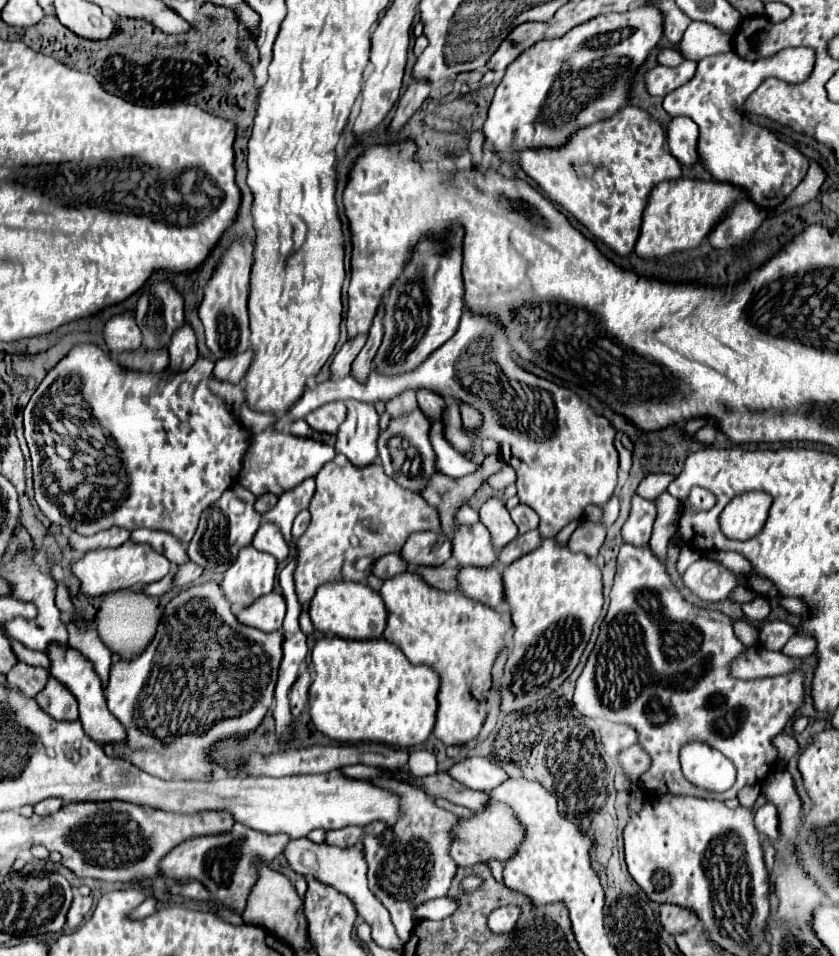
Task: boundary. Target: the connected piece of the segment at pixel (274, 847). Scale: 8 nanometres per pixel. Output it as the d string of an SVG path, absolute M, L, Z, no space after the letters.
M236 823L232 833L198 837L198 839L188 839L186 843L180 843L160 861L160 873L166 879L200 881L220 903L230 907L234 913L242 915L246 907L246 897L256 879L256 865L252 863L252 859L260 857L264 859L264 863L270 863L274 857L282 853L288 839L290 839L288 835L266 835L242 823Z

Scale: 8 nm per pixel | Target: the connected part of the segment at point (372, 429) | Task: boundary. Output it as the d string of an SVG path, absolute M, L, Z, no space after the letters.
M350 401L348 417L336 433L336 453L348 457L354 467L368 467L378 461L378 413L374 405Z

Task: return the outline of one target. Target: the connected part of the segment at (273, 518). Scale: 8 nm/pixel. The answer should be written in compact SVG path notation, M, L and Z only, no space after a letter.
M308 477L308 479L304 479L300 485L288 489L286 493L282 493L282 495L278 497L276 507L272 507L272 509L264 515L264 521L266 521L266 523L274 523L274 525L280 529L284 541L286 541L290 547L294 547L294 549L296 549L296 541L294 541L292 533L290 533L290 531L292 531L292 521L296 519L296 515L298 515L300 511L308 509L308 503L310 503L314 491L316 491L314 477Z

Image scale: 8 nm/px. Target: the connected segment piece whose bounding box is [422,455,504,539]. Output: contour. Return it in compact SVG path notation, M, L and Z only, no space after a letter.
M488 455L480 469L476 469L474 473L460 477L460 479L452 479L448 475L434 475L434 479L430 479L430 487L426 487L426 491L422 491L422 497L436 507L438 515L440 515L440 525L444 529L444 533L452 539L456 533L456 513L462 505L466 505L474 493L482 487L482 483L496 471L500 471L504 467L504 459L500 455Z

